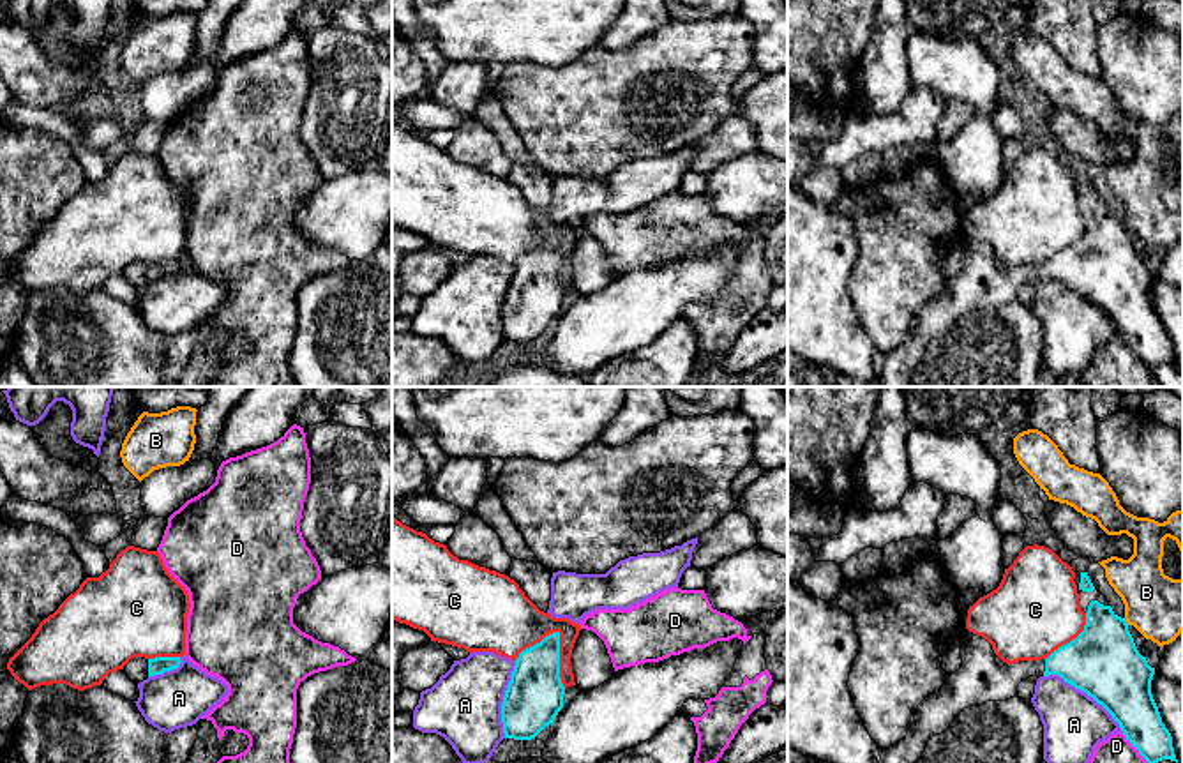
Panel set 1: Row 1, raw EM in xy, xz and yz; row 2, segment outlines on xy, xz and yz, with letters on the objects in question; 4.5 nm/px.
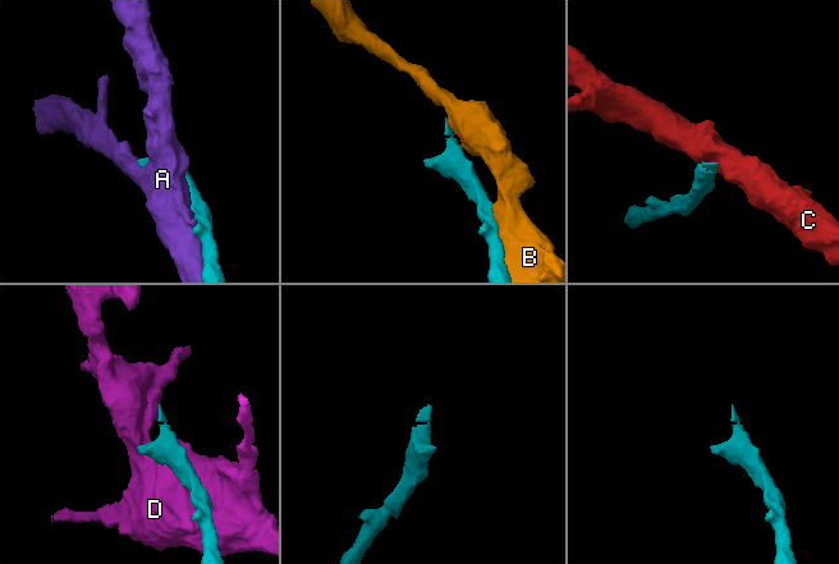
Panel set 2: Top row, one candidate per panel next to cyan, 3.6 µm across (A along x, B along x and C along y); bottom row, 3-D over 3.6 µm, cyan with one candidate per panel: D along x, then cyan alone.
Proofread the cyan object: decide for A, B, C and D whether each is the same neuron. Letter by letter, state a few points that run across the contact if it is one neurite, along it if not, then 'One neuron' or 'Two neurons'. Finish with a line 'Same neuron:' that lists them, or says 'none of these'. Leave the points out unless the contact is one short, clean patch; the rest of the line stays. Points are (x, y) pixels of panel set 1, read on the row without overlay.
A: Two neurons
B: Two neurons
C: Two neurons
D: Two neurons
Same neuron: none of these

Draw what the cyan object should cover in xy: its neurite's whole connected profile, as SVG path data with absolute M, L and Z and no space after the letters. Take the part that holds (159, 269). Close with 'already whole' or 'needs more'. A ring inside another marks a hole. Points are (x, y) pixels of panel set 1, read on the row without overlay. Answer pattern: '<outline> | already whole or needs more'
M134 261L124 270L124 276L132 286L139 288L148 281L177 274L180 267L182 267L180 261L155 261L155 263Z | needs more

